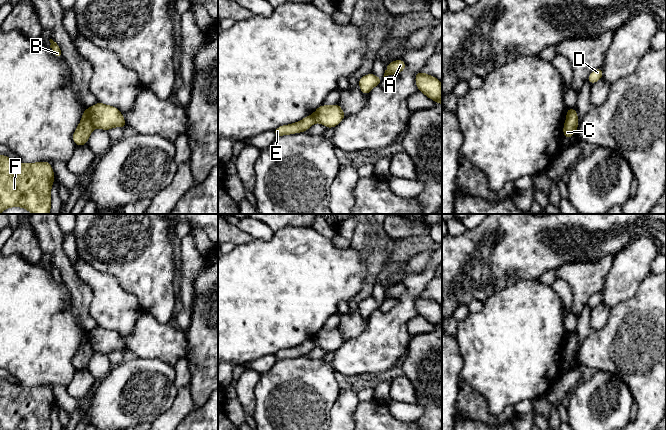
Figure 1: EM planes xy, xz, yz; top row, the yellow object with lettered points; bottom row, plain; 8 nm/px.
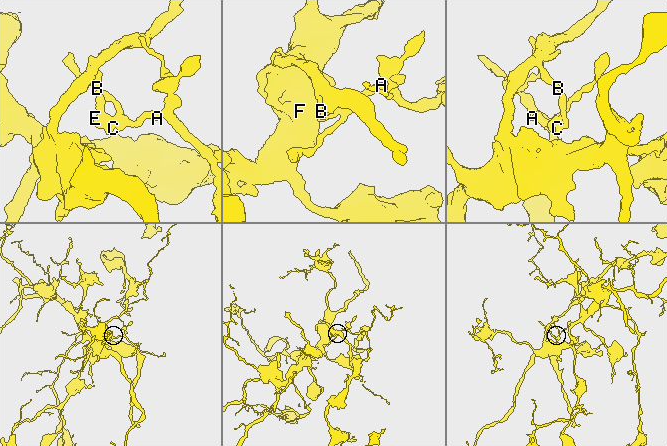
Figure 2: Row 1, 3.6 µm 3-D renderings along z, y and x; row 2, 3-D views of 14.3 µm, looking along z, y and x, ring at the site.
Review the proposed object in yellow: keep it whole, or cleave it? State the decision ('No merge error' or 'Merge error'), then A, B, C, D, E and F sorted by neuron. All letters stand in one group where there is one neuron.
Merge error. Groups: A D / B C E F

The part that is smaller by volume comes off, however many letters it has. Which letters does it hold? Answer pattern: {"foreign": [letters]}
{"foreign": ["A", "D"]}

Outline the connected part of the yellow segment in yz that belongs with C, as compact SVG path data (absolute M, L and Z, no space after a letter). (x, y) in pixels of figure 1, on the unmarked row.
M571 332L569 337L567 338L566 345L564 346L563 351L563 360L566 363L571 363L573 361L574 356L578 353L578 339L576 332Z

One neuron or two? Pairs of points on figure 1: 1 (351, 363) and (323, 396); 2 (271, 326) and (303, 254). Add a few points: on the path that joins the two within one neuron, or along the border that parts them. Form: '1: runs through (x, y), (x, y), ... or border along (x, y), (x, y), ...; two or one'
1: border along (330, 363), (335, 372); two
2: runs through (271, 308), (271, 303), (299, 275), (299, 272); one

